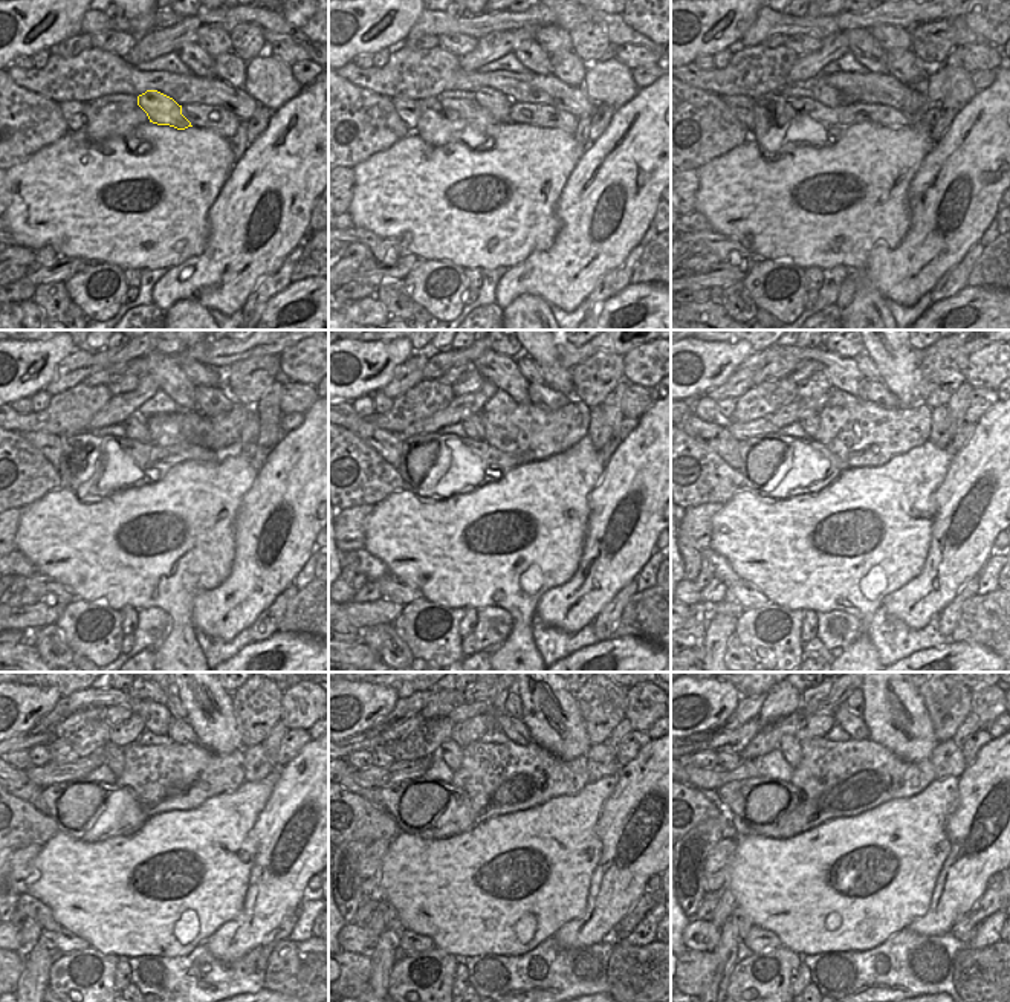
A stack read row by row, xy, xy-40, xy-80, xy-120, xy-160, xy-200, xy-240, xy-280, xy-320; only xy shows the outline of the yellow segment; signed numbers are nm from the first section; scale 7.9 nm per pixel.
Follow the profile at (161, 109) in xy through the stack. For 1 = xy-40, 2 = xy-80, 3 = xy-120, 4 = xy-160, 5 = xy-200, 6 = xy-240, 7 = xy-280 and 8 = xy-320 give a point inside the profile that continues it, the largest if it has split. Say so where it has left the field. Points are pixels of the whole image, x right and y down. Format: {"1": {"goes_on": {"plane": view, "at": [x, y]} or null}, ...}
{"1": {"goes_on": {"plane": "xy-40", "at": [495, 103]}}, "2": {"goes_on": {"plane": "xy-80", "at": [824, 93]}}, "3": {"goes_on": {"plane": "xy-120", "at": [135, 426]}}, "4": {"goes_on": {"plane": "xy-160", "at": [472, 426]}}, "5": {"goes_on": {"plane": "xy-200", "at": [810, 425]}}, "6": {"goes_on": {"plane": "xy-240", "at": [113, 758]}}, "7": {"goes_on": {"plane": "xy-280", "at": [451, 752]}}, "8": {"goes_on": {"plane": "xy-320", "at": [790, 749]}}}

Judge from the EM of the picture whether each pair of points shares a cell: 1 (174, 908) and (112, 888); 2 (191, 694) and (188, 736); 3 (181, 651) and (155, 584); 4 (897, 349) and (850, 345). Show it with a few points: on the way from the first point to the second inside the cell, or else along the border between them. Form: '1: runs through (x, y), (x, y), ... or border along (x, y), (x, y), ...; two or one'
1: runs through (159, 901), (127, 895); one
2: border along (184, 720), (193, 729), (199, 743); two
3: runs through (181, 634), (181, 610), (171, 601); one
4: border along (862, 345), (865, 352); two

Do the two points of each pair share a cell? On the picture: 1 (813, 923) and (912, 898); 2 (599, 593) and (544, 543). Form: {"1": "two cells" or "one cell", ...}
{"1": "one cell", "2": "two cells"}

